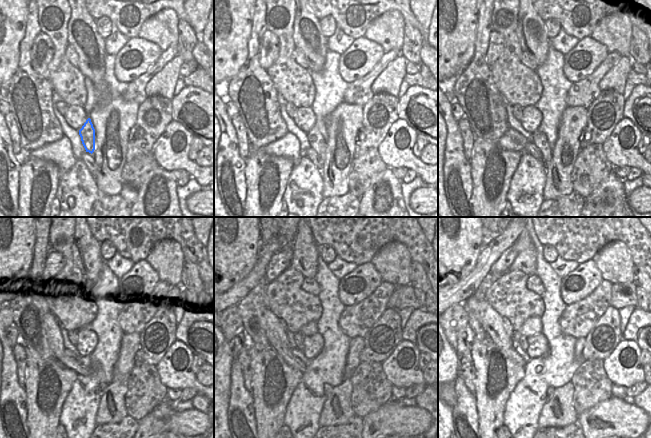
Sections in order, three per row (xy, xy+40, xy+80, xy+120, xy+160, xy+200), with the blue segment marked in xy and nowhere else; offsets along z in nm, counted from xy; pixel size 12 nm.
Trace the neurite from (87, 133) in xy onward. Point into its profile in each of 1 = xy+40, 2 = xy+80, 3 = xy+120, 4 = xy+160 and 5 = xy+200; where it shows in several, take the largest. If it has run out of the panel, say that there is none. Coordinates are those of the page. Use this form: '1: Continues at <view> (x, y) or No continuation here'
1: Continues at xy+40 (317, 142)
2: Continues at xy+80 (538, 138)
3: Continues at xy+120 (103, 385)
4: Continues at xy+160 (327, 389)
5: Continues at xy+200 (551, 390)

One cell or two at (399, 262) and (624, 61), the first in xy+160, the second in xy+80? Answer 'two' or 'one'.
two

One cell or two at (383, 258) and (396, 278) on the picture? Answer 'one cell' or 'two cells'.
one cell

